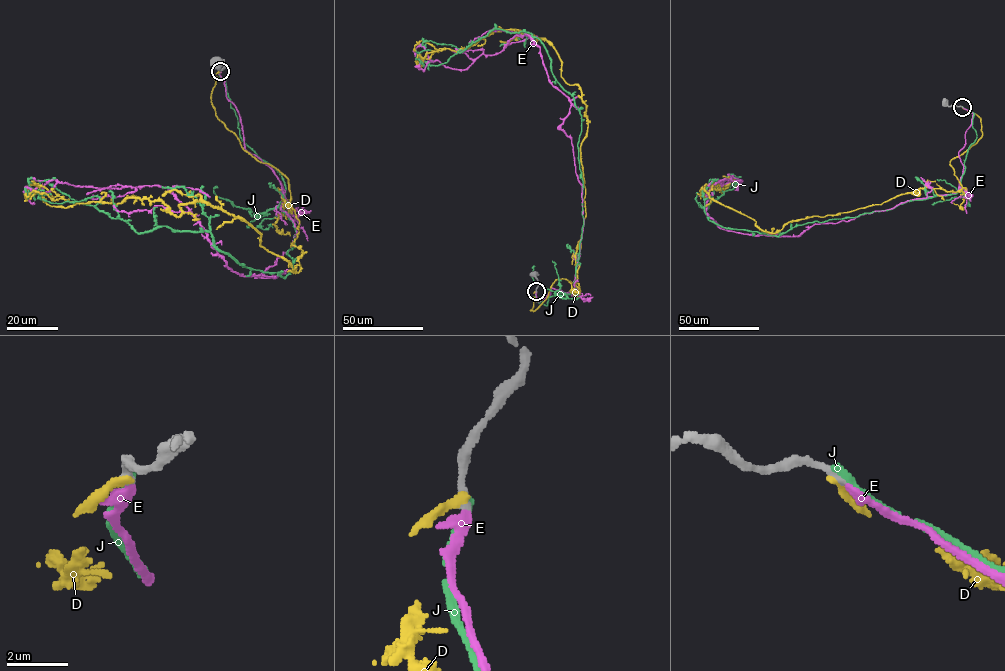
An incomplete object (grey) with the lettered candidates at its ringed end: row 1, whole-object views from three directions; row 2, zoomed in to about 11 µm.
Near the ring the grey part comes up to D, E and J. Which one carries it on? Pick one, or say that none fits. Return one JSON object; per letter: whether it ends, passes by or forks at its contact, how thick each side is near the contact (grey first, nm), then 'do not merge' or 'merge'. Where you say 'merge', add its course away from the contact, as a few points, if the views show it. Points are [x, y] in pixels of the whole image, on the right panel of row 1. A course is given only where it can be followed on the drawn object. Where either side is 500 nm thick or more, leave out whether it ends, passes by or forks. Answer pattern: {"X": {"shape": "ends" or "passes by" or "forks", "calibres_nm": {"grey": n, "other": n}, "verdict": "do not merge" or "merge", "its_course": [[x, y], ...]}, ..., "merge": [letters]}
{"D": {"shape": "ends", "calibres_nm": {"grey": 280, "other": 300}, "verdict": "do not merge"}, "E": {"shape": "passes by", "calibres_nm": {"grey": 240, "other": 200}, "verdict": "merge", "its_course": [[963, 107], [950, 194], [752, 235], [707, 214], [706, 192], [741, 180], [727, 179]]}, "J": {"shape": "ends", "calibres_nm": {"grey": 280, "other": 280}, "verdict": "do not merge"}, "merge": ["E"]}

